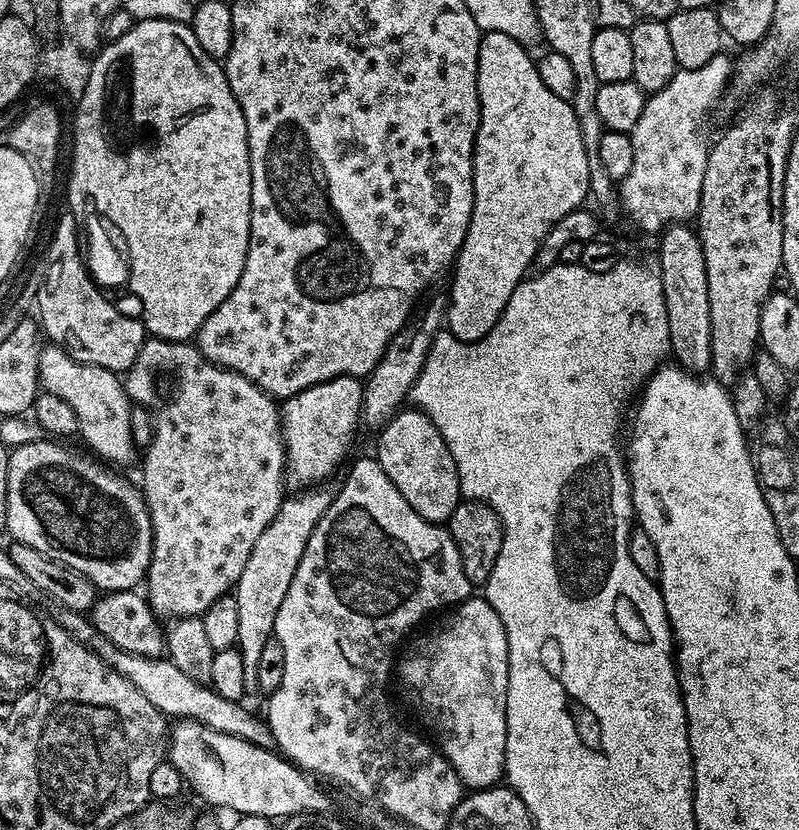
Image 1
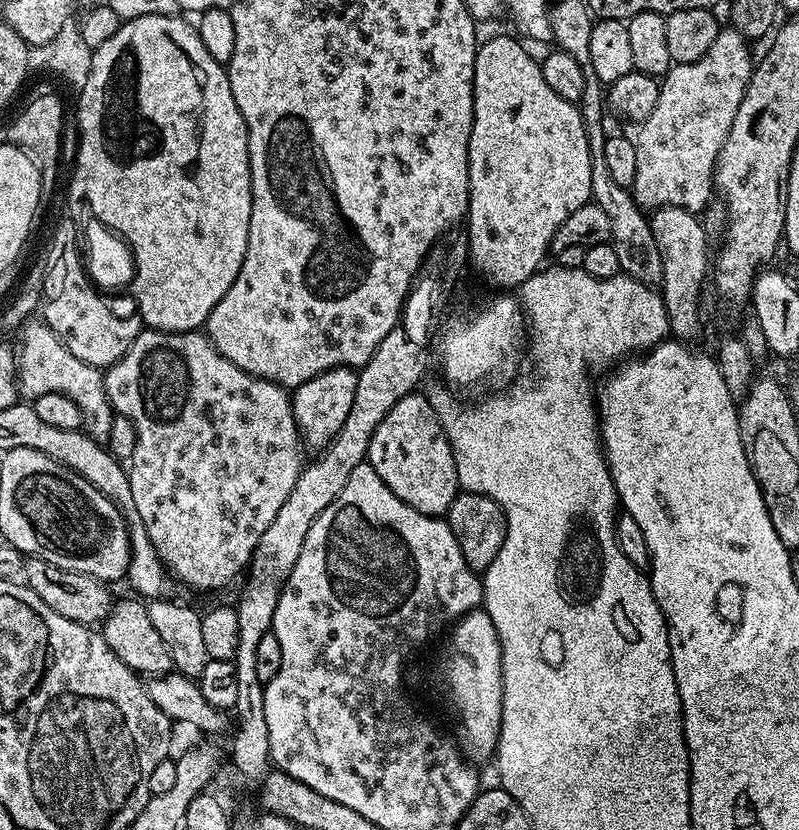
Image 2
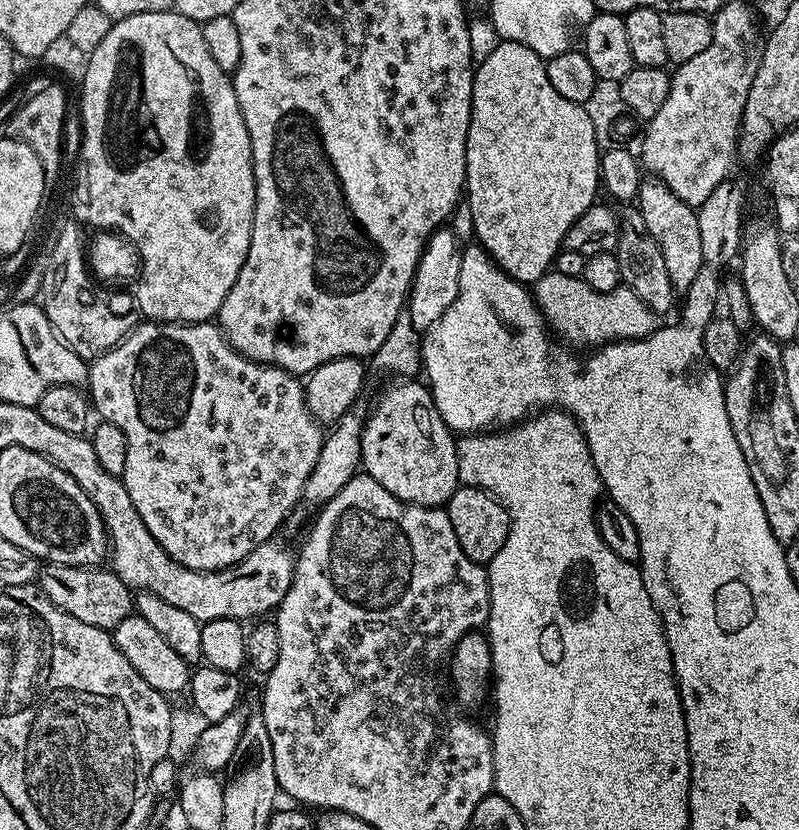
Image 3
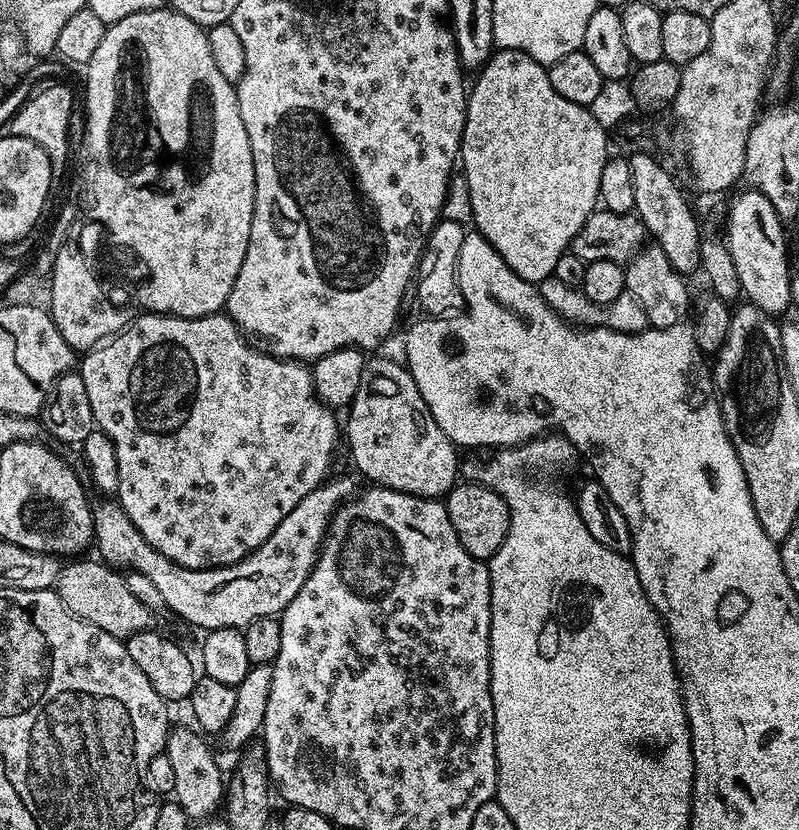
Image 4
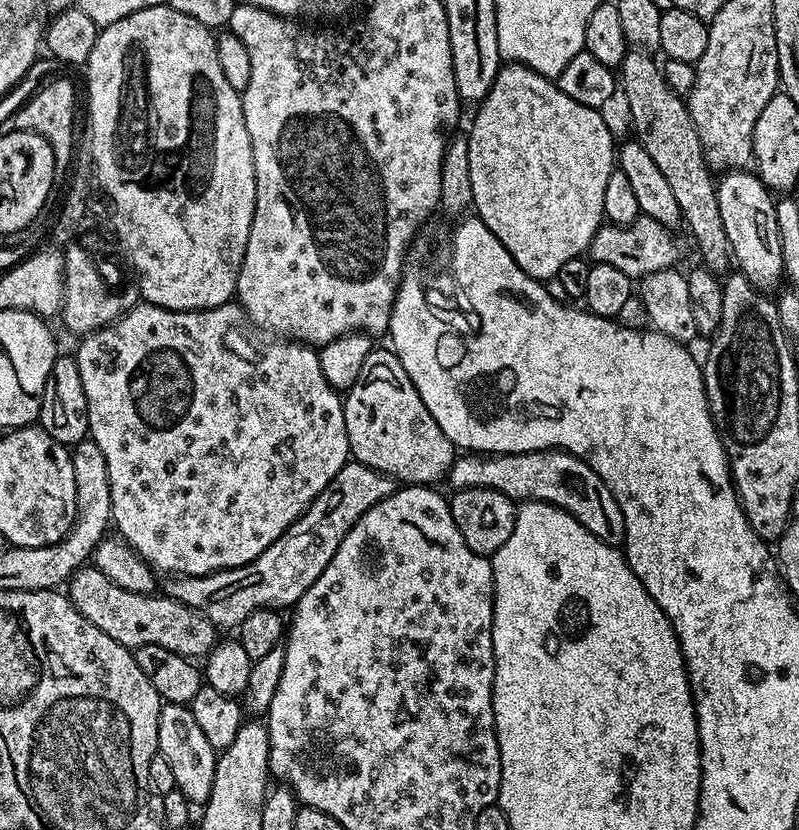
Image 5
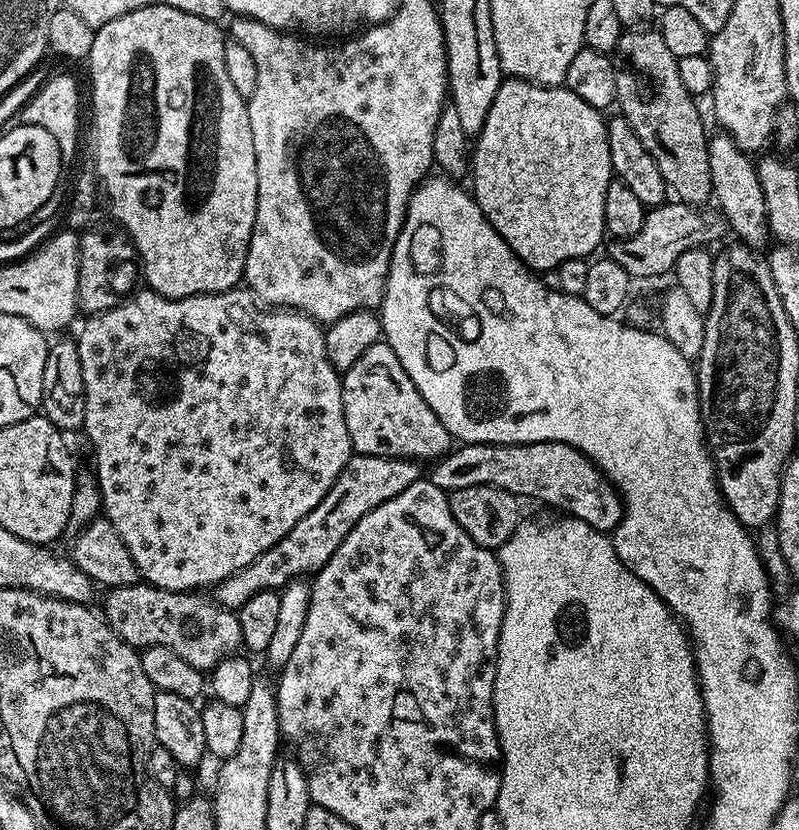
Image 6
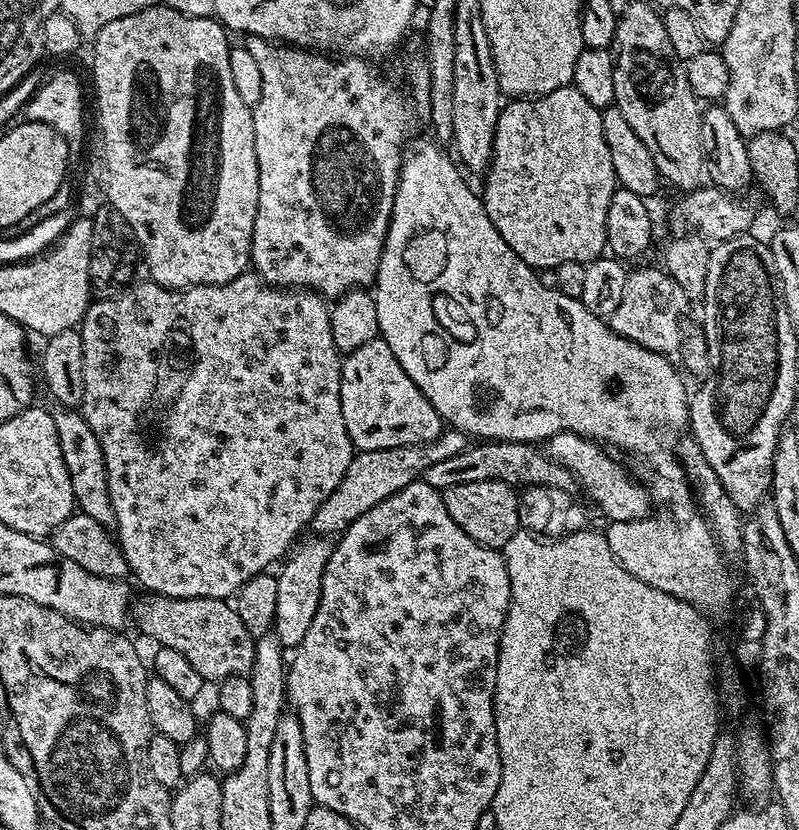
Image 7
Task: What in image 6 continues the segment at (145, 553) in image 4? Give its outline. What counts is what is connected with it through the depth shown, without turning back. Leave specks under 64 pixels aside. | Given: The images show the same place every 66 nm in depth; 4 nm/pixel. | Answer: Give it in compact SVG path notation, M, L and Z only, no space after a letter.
M354 454L346 462L342 474L338 474L334 486L330 486L326 498L322 498L322 502L318 502L318 506L314 506L306 518L299 520L294 530L285 534L269 552L263 552L259 560L215 585L210 592L211 599L222 608L239 610L246 602L250 602L250 598L254 598L254 594L284 588L292 580L308 574L304 572L319 572L362 517L382 506L382 502L402 494L406 486L421 479L420 468L419 463L397 456Z

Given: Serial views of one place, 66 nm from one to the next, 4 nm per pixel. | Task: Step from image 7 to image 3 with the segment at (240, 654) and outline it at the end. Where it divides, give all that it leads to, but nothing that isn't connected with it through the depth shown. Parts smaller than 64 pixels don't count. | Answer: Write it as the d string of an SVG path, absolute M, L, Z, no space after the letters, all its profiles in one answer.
M45 563L38 572L38 587L58 610L78 618L78 622L111 630L122 618L133 615L134 592L104 566L74 566L73 564Z

